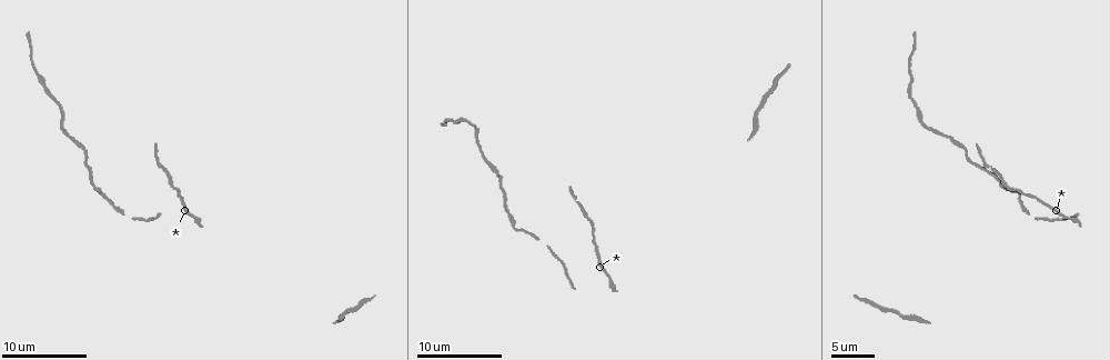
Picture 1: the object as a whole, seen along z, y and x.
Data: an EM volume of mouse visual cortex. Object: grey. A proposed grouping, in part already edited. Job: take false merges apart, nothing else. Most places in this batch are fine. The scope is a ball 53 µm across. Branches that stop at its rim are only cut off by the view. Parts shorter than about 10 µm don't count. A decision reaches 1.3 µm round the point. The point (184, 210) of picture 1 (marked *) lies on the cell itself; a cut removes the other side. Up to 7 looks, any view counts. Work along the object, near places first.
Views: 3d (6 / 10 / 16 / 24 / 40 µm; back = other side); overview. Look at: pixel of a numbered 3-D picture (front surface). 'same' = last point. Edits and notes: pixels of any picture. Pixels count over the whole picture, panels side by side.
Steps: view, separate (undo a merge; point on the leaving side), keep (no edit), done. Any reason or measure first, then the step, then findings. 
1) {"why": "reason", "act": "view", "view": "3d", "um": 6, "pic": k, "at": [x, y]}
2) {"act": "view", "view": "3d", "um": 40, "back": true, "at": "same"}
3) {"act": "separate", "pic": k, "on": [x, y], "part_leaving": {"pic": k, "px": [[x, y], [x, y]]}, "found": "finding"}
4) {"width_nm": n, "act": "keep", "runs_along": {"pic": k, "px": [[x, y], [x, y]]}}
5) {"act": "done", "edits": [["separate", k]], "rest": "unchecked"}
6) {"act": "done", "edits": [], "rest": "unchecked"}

{"why": "thick turns thin", "act": "view", "view": "3d", "um": 10, "pic": 1, "at": [1018, 189]}

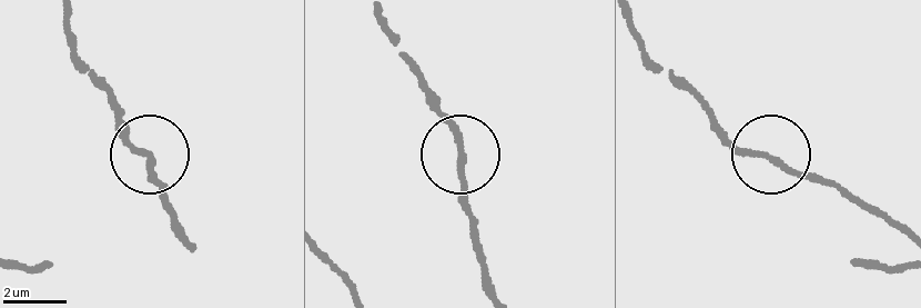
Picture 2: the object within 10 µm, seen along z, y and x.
{"act": "keep", "runs_along": {"pic": 2, "px": [[903, 231], [823, 184], [745, 152], [716, 117]]}, "found": "one cell here"}

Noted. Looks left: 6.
{"why": "sudden change in width", "act": "view", "view": "3d", "um": 10, "pic": 1, "at": [1000, 184]}

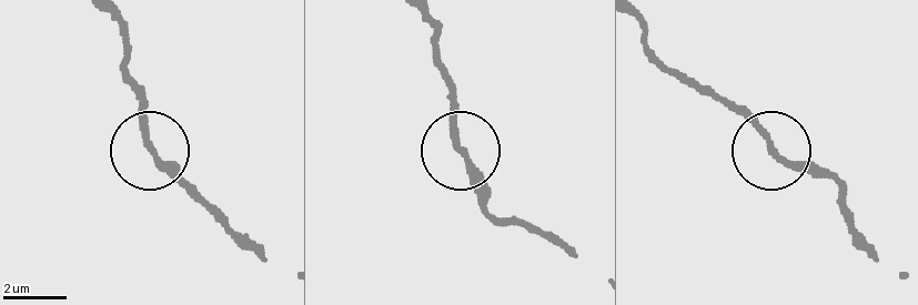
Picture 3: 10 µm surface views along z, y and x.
{"act": "view", "view": "3d", "um": 10, "back": true, "pic": 3, "at": [155, 155]}

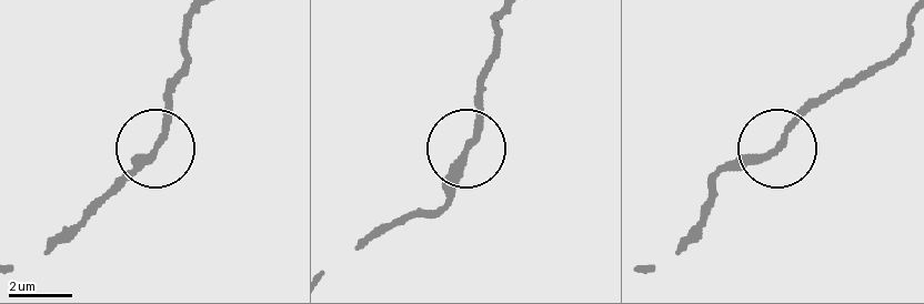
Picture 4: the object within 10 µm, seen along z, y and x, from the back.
{"width_nm": 220, "act": "keep", "found": "continuous, no second cell"}

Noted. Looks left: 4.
{"why": "thick turns thin", "act": "view", "view": "3d", "um": 10, "pic": 1, "at": [84, 147]}

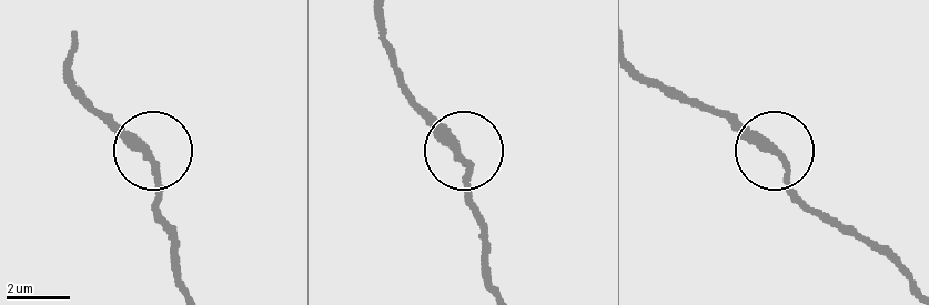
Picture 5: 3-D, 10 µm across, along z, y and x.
{"act": "view", "view": "3d", "um": 6, "pic": 5, "at": [148, 153]}

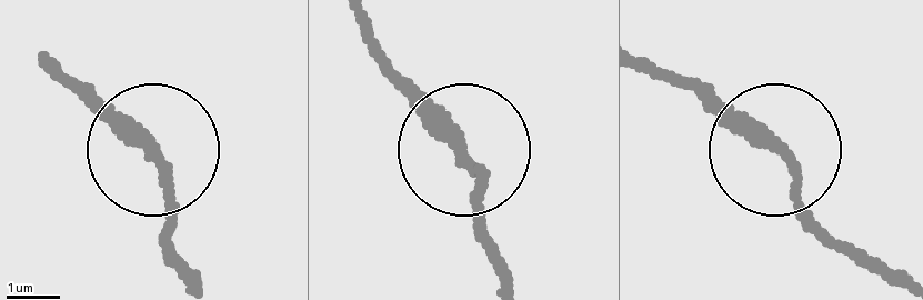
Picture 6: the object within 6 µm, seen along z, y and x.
{"act": "keep", "found": "continuous, no second cell"}

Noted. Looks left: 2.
{"why": "thick turns thin", "act": "view", "view": "3d", "um": 6, "pic": 1, "at": [53, 98]}

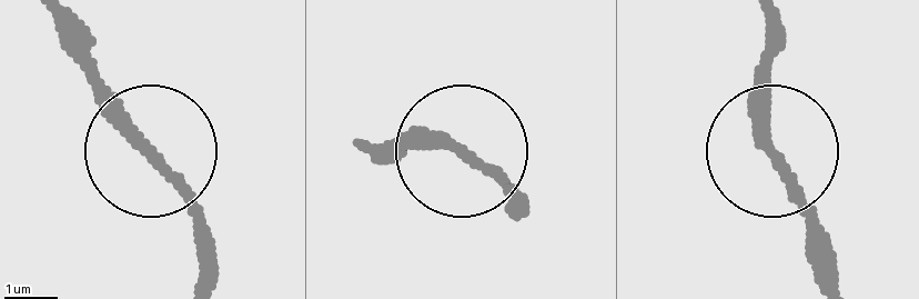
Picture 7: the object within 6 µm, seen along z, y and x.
{"act": "keep", "found": "continuous, no second cell"}

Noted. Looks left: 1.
{"act": "done", "edits": [], "rest": "unchecked"}

